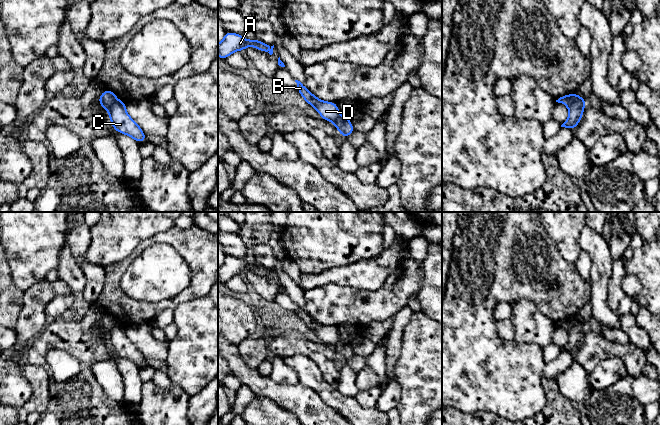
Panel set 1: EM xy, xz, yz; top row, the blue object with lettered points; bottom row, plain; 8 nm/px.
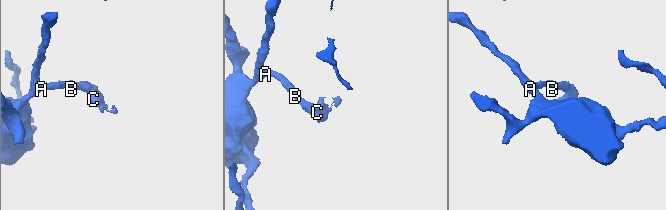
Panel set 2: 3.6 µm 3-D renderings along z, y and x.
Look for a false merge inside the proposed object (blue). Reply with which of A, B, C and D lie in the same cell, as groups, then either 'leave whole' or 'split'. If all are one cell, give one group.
A B D / C | split

